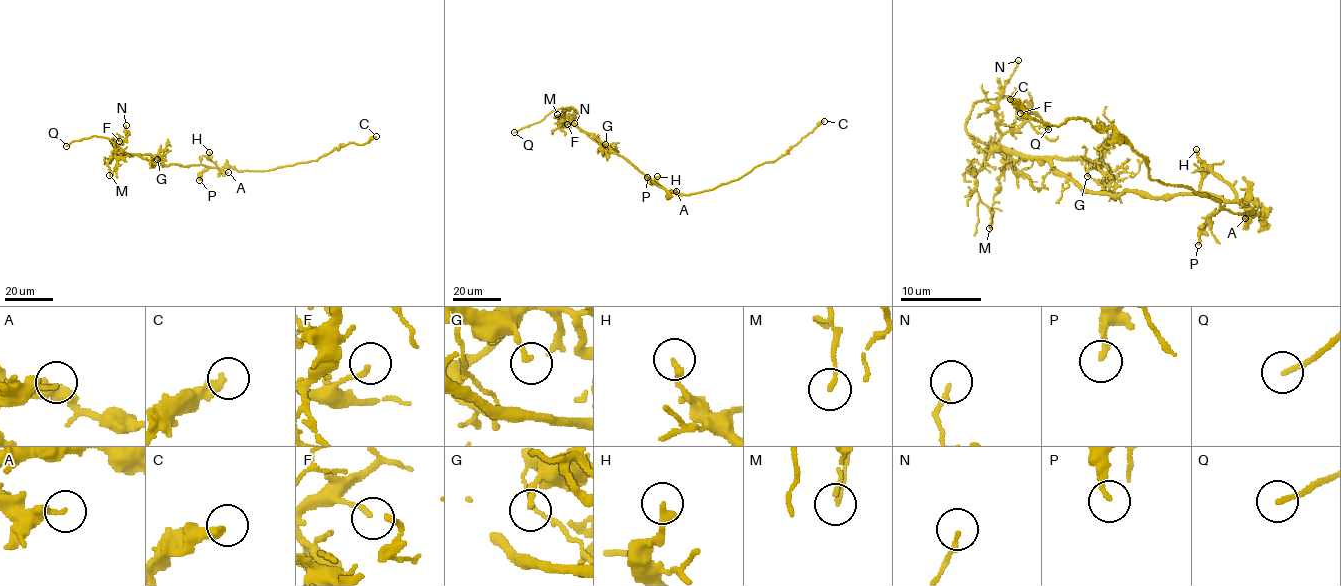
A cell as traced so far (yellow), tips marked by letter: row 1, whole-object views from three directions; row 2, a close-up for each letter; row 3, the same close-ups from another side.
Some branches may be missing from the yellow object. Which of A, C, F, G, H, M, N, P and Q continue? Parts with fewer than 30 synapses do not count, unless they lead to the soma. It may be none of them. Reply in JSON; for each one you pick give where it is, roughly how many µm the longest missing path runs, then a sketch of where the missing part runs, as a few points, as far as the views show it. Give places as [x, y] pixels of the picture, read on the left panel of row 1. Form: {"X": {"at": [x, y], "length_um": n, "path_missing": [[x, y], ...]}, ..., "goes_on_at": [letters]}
{"Q": {"at": [66, 146], "length_um": 20, "path_missing": [[66, 146], [34, 161]]}, "goes_on_at": ["Q"]}

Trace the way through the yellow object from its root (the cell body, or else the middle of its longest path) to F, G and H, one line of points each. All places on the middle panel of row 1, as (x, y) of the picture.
F: (662, 188), (566, 117), (561, 125), (567, 124)
G: (662, 188), (626, 159), (609, 151), (605, 144)
H: (662, 188), (657, 176)

